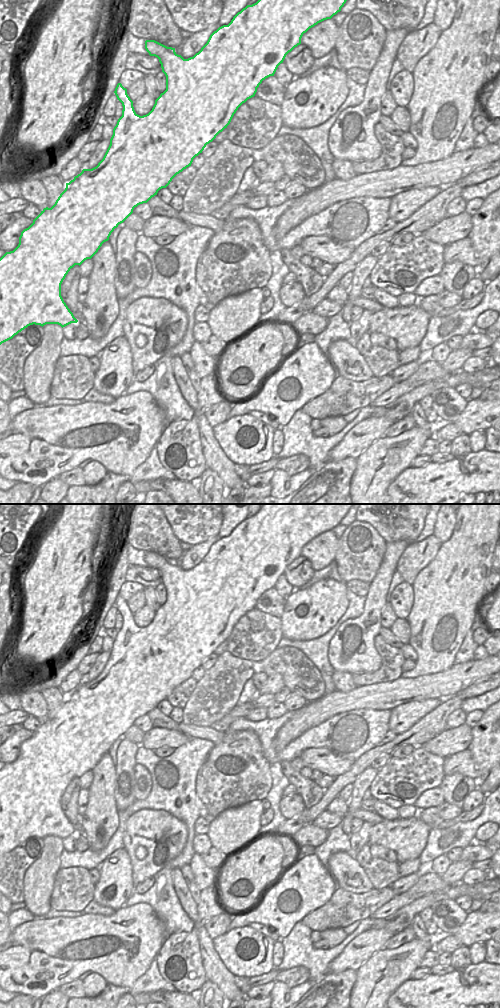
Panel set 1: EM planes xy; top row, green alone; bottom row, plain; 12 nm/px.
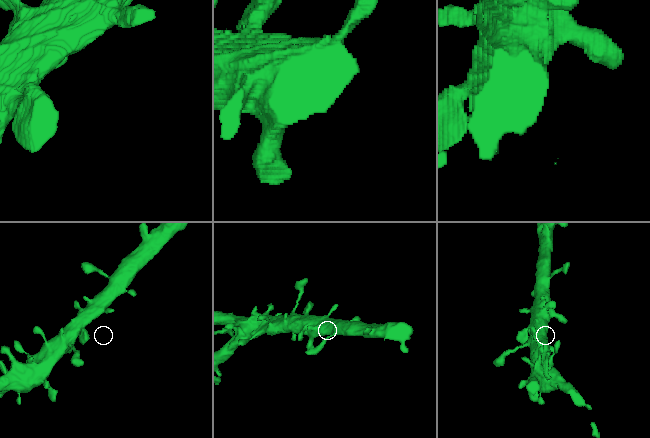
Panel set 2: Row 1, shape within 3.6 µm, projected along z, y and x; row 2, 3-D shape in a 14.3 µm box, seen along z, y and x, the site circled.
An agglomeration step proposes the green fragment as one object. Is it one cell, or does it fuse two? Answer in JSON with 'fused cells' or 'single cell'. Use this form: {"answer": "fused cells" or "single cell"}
{"answer": "single cell"}

